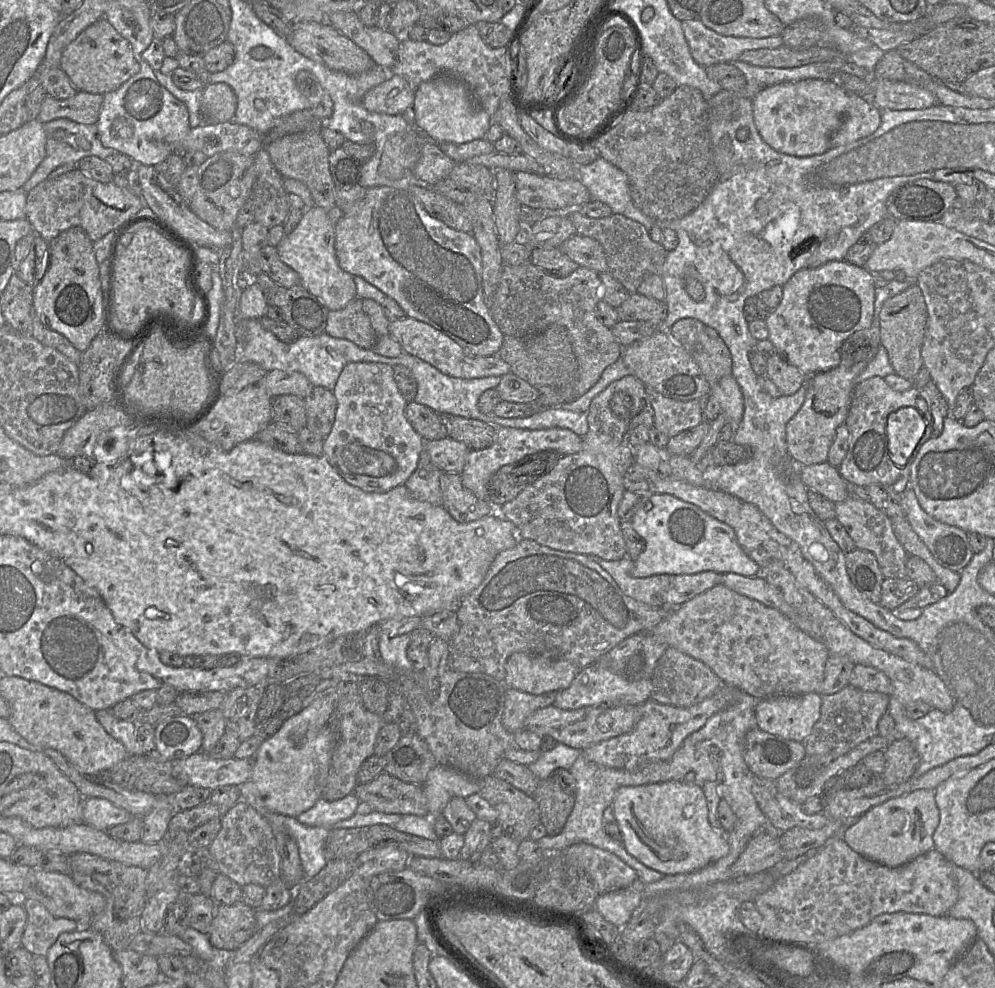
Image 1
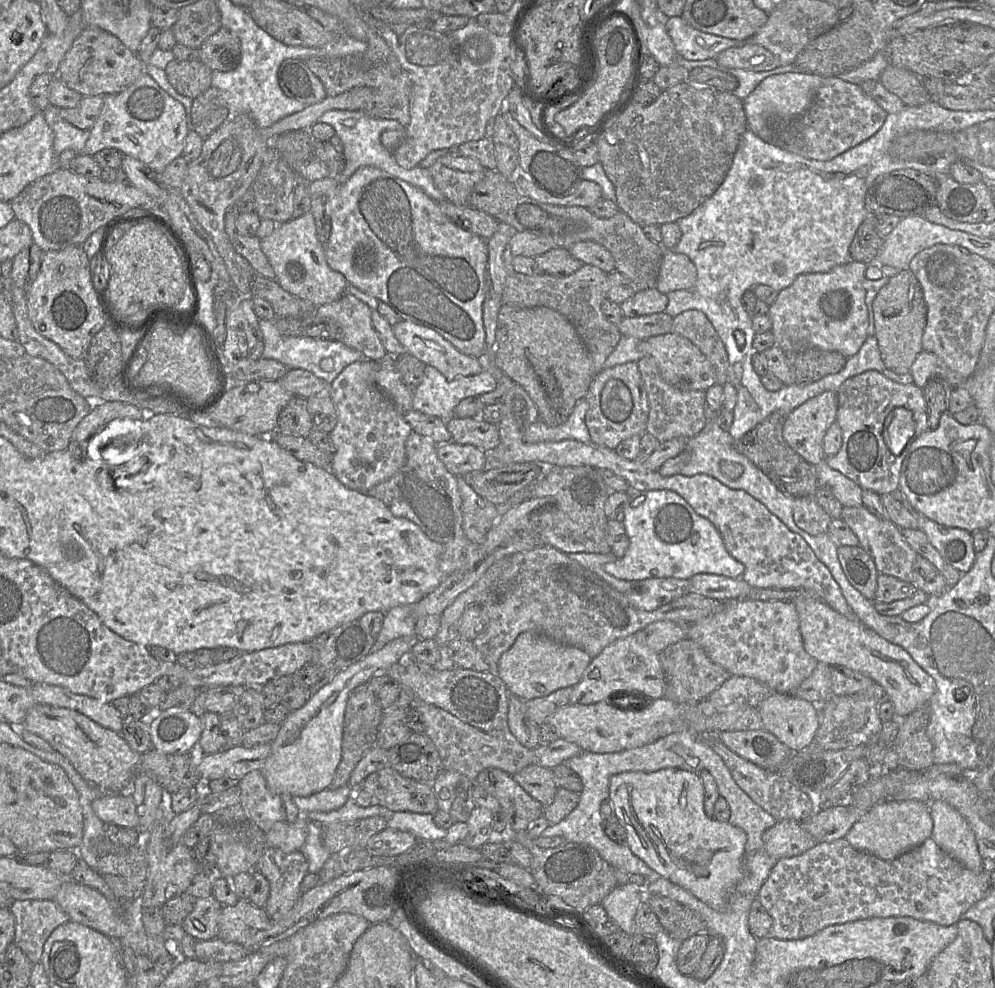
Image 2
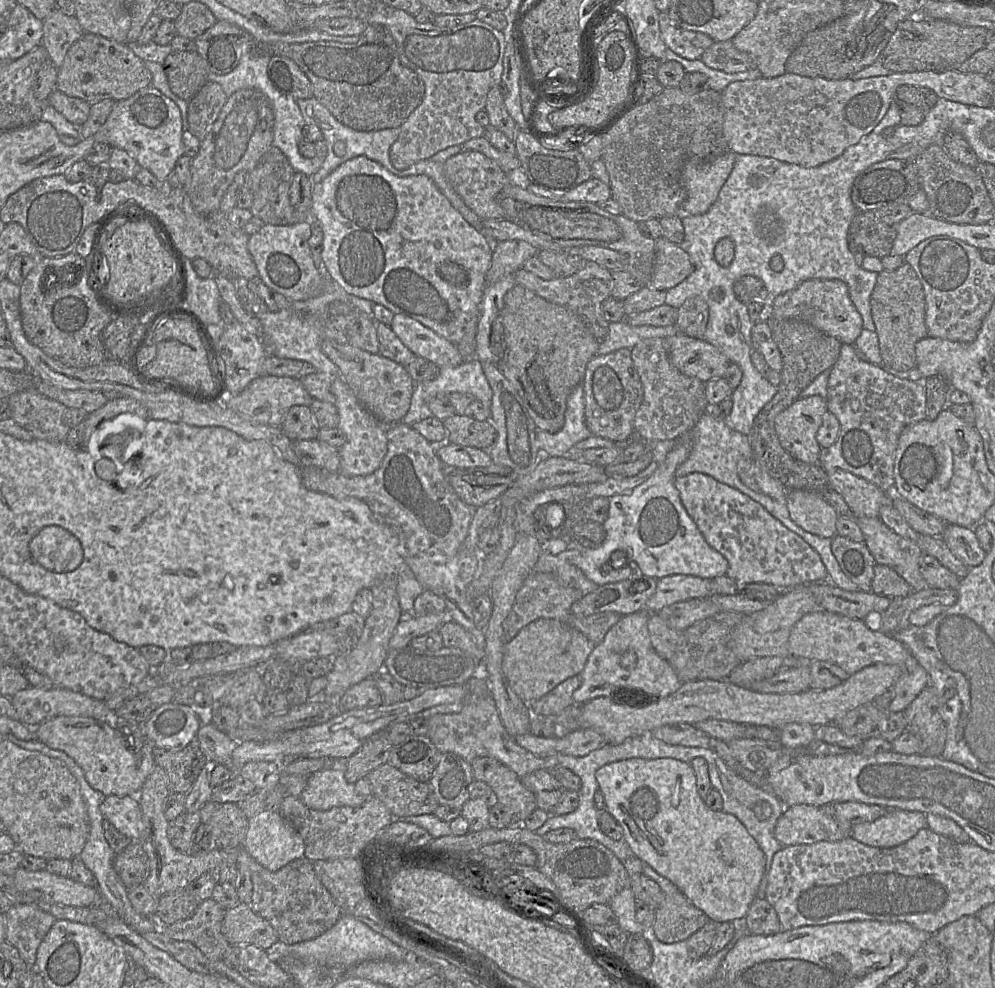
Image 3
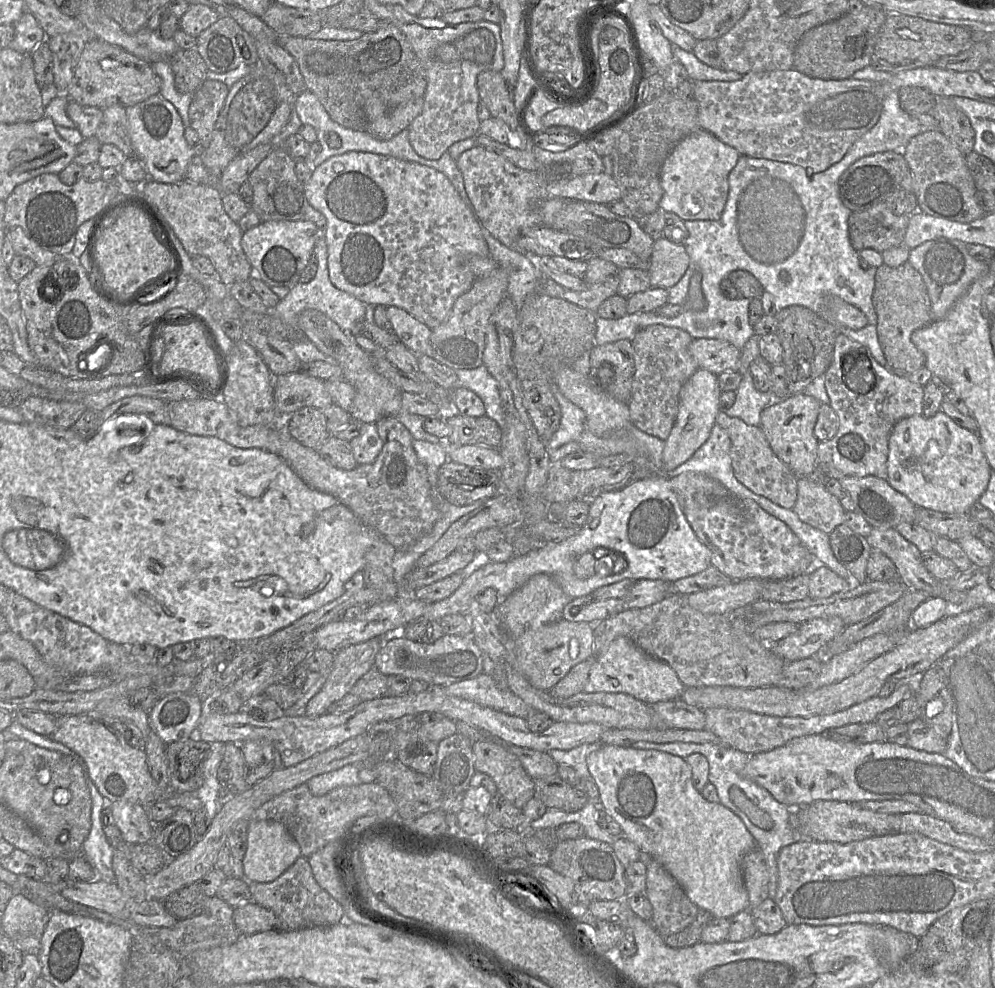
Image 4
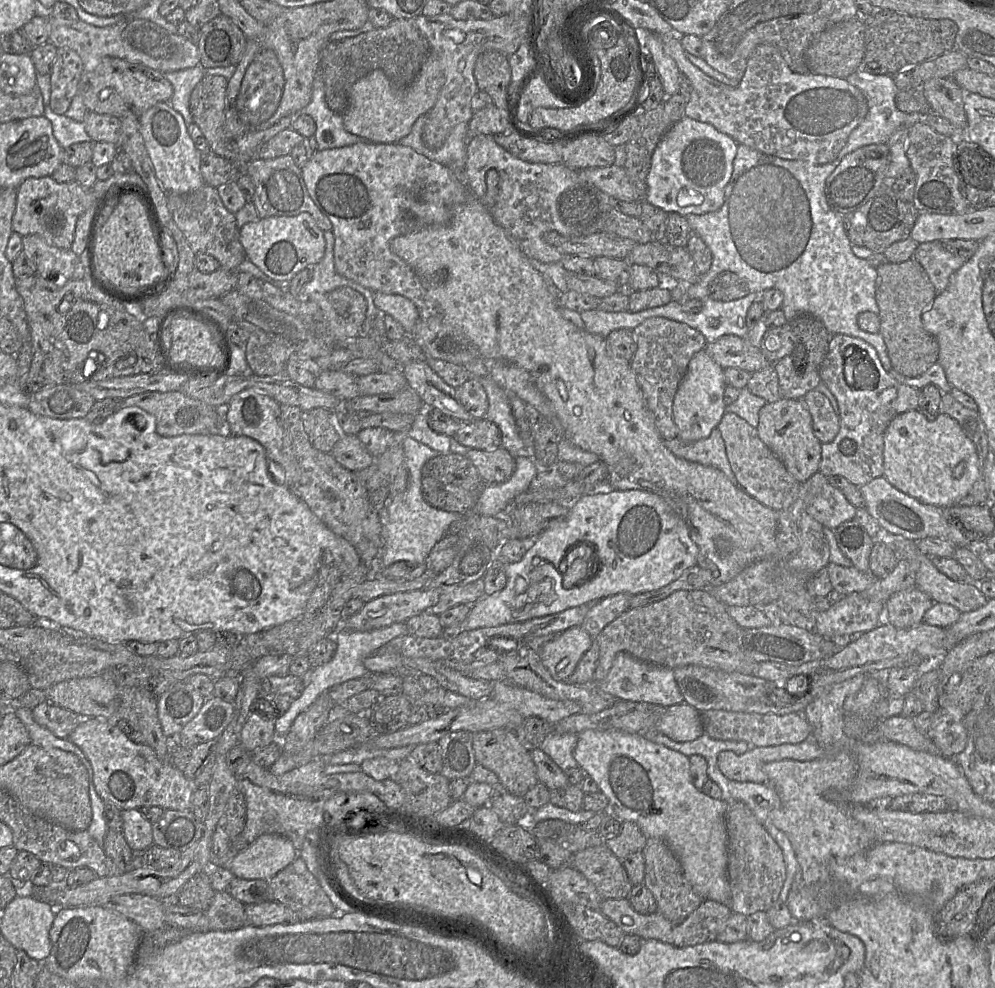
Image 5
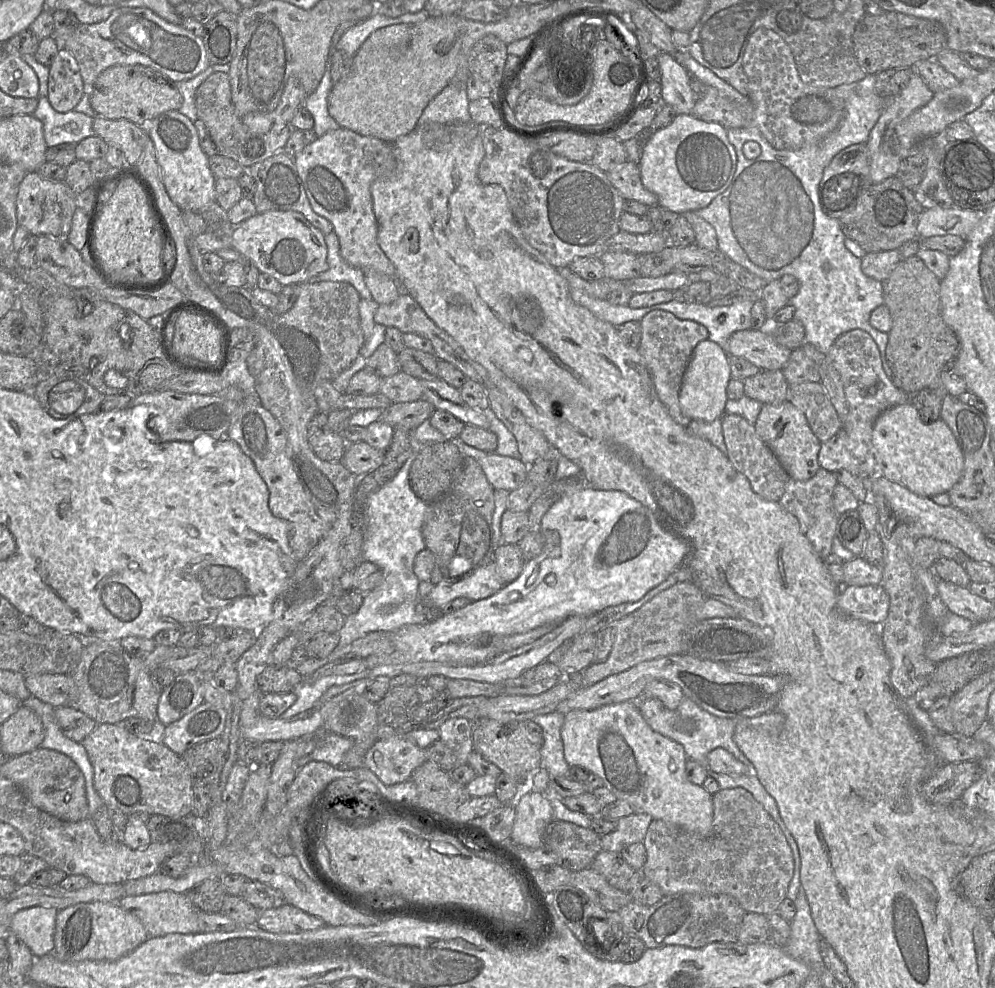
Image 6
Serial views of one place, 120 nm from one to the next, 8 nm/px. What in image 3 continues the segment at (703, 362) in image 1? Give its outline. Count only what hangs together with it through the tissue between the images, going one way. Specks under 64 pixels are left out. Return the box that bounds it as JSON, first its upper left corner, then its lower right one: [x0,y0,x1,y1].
[676,296,708,339]

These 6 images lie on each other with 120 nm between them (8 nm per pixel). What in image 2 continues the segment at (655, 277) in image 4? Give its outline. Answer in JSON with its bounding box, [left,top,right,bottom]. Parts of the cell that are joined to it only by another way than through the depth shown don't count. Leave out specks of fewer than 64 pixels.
[655,249,697,294]

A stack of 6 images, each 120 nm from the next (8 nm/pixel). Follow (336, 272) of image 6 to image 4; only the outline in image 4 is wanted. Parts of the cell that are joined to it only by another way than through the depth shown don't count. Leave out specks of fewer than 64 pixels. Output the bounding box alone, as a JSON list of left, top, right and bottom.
[268,230,368,334]

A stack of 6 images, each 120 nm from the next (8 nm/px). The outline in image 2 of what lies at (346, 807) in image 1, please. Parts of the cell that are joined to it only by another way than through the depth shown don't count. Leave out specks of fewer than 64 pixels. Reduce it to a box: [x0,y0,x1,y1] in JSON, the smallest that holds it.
[292,785,352,815]

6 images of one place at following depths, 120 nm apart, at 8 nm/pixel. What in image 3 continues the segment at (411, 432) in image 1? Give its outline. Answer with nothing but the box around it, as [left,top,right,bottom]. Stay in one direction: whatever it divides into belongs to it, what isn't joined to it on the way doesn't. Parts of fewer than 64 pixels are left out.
[331,377,388,477]

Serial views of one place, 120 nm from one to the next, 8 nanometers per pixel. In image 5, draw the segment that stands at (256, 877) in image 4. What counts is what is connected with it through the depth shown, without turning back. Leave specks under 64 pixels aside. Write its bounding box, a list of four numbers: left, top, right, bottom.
[228,834,297,881]

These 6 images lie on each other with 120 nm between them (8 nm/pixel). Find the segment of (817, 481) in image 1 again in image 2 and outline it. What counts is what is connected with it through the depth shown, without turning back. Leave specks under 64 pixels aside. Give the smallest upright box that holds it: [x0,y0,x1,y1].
[816,463,862,506]

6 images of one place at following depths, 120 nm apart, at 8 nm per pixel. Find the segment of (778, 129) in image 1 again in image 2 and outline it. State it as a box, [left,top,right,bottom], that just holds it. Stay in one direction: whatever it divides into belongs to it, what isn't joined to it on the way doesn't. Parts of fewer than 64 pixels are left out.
[743,72,822,144]

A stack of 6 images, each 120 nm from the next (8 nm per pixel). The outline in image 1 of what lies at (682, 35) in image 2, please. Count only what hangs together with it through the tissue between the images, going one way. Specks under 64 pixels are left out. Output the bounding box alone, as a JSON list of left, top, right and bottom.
[681,19,783,67]

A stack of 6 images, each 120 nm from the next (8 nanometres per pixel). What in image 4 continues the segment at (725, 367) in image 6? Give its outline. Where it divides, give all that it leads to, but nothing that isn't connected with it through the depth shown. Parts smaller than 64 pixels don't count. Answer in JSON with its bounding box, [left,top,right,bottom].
[663,368,721,473]

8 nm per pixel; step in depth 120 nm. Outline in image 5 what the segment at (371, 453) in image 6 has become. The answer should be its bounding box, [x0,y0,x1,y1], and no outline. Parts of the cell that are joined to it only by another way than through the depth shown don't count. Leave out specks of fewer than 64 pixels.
[330,434,376,472]

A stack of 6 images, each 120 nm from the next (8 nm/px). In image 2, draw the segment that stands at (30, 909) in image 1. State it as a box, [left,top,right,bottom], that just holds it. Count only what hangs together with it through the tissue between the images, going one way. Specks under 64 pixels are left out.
[10,900,70,964]

